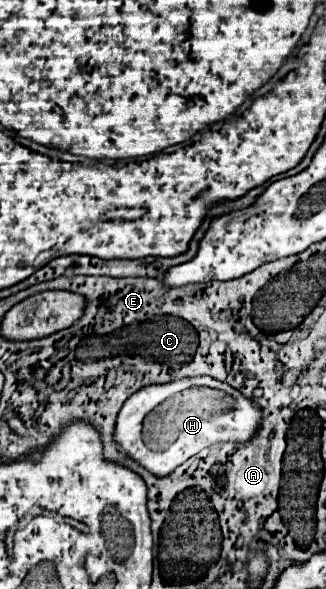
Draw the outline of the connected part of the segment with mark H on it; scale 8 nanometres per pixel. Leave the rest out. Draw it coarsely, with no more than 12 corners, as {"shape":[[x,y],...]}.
{"shape":[[210,376],[132,394],[114,442],[154,476],[218,442],[260,410]]}

